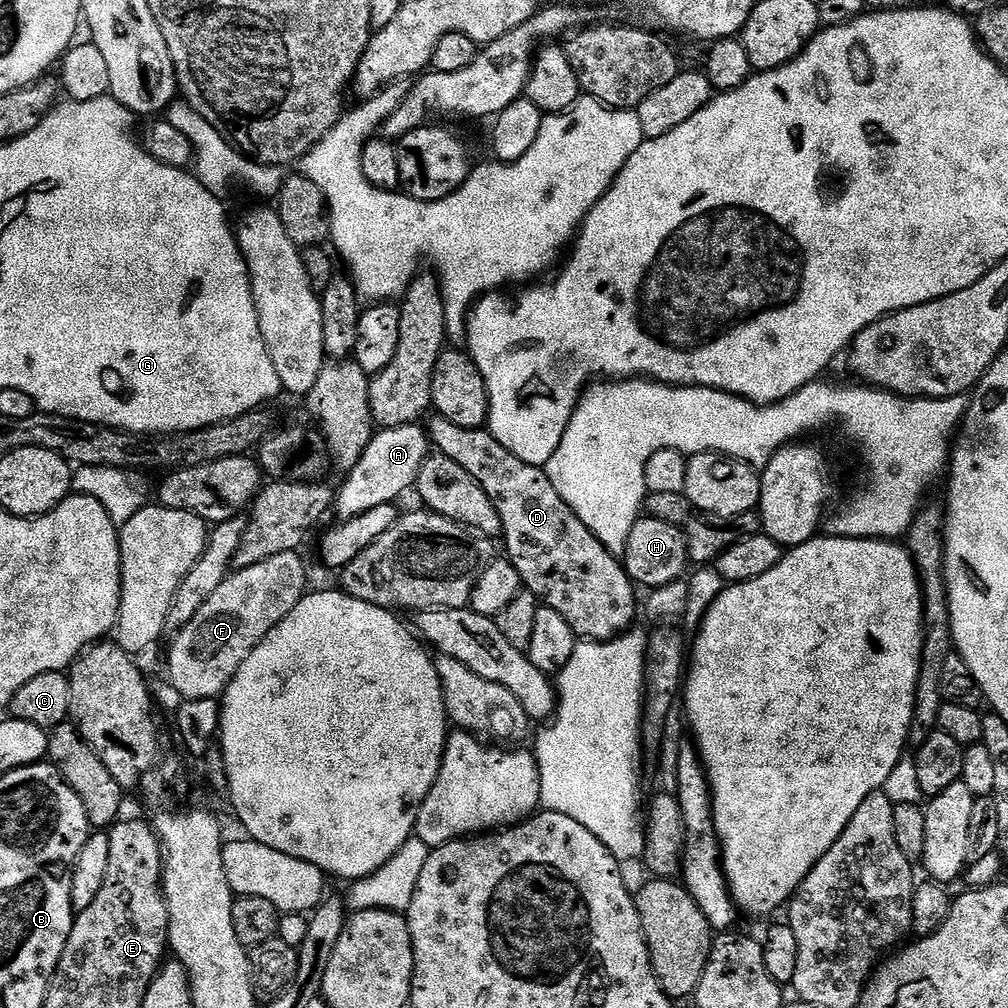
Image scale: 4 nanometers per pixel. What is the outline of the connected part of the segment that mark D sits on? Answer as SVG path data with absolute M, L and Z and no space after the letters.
M433 415L431 419L427 421L426 431L431 447L435 449L439 455L450 458L454 462L458 462L458 466L462 466L462 470L466 470L466 474L470 474L470 478L474 478L474 482L478 482L478 486L482 486L482 490L486 490L486 498L490 498L490 502L494 502L494 510L498 510L498 518L502 518L502 541L504 540L504 548L508 551L505 552L506 559L514 566L514 570L518 570L521 585L523 585L527 591L533 592L543 607L554 610L557 614L562 614L562 618L569 624L570 630L574 630L574 634L580 640L599 640L601 642L607 642L635 625L632 623L636 620L636 610L638 614L638 604L636 608L637 585L633 584L631 578L626 574L624 565L618 557L610 550L606 550L606 546L602 546L602 542L598 542L598 538L582 522L582 518L578 518L578 514L574 514L574 510L570 510L570 506L566 506L562 494L558 494L558 490L554 490L554 482L550 482L547 471L545 471L541 465L522 462L522 458L510 454L510 450L506 450L506 446L502 446L492 437L491 432L484 428L466 430L462 426L454 426L454 422L444 420L441 416Z

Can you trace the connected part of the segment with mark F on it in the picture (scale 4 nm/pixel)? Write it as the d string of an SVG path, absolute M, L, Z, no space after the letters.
M299 551L274 554L266 558L266 562L258 562L258 566L235 569L215 594L206 598L206 606L186 622L182 631L171 637L168 680L180 698L223 697L234 674L238 674L238 666L250 658L250 650L254 650L306 595L308 572L300 555Z

